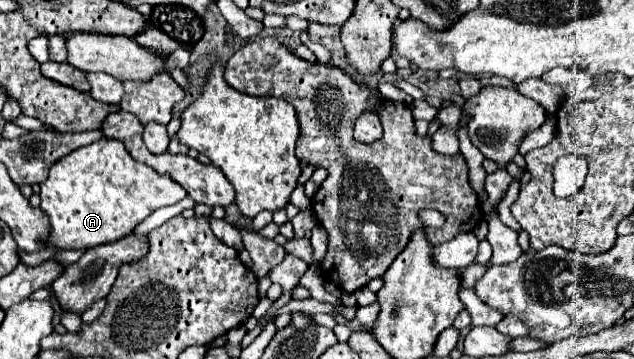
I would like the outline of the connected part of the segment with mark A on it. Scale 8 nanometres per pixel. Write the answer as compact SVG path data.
M100 138L94 144L70 152L50 166L48 180L40 184L40 208L52 224L48 242L64 250L116 242L128 236L156 208L176 204L186 196L184 188L174 184L170 176L136 164L126 152L126 146L114 138Z

